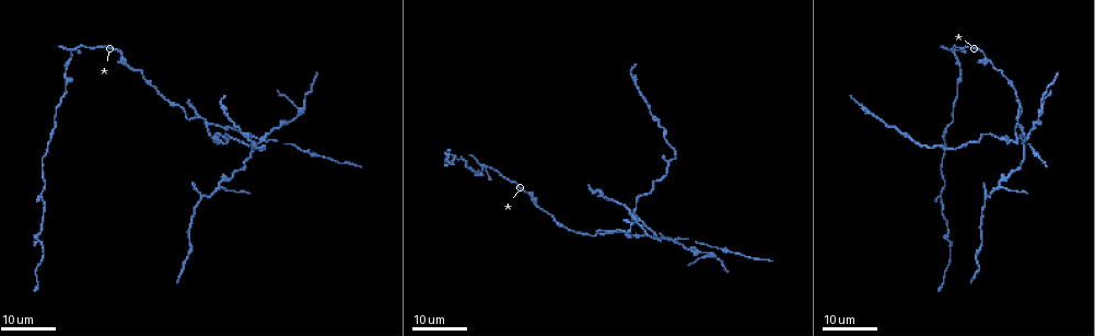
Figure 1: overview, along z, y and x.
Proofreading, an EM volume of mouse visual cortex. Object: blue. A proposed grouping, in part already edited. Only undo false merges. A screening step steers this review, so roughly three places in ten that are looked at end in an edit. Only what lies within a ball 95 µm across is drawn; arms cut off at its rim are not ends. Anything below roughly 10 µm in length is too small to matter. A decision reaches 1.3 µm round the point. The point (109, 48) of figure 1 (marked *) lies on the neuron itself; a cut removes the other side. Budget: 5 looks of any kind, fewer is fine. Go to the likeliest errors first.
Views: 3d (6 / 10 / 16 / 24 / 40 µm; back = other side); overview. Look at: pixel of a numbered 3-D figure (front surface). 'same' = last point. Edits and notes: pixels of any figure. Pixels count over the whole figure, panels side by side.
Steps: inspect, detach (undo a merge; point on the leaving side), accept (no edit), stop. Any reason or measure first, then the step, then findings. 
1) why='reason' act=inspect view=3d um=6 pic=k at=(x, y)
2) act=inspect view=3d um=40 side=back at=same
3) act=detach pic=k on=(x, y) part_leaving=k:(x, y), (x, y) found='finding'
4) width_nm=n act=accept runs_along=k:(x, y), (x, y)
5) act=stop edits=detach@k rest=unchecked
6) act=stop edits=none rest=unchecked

why='four arms meet' act=inspect view=3d um=24 pic=1 at=(673, 241)

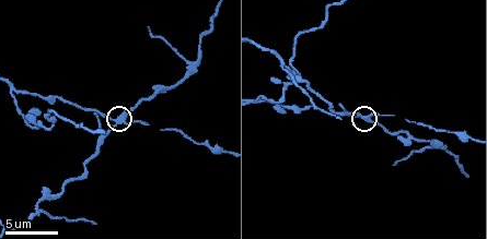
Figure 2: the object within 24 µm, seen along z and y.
act=inspect view=3d um=10 pic=2 at=(121, 122)

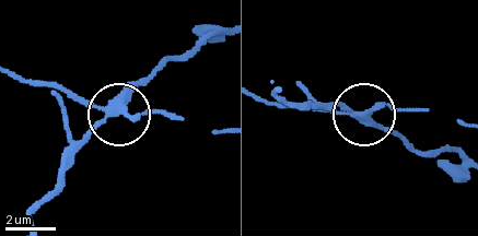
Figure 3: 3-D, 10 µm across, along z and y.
width_nm=270 act=detach pic=3 on=(86, 134) part_leaving=3:(356, 115), (333, 102), (295, 102), (275, 87) found='two neurons meet here'

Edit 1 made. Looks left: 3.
why='see it whole again' act=inspect view=overview

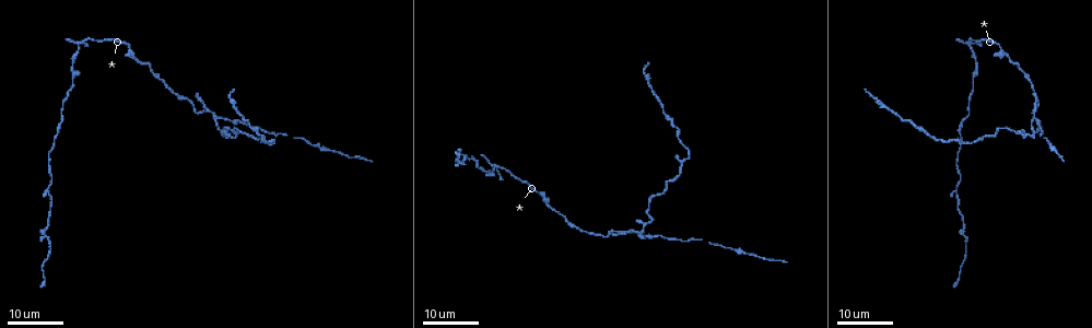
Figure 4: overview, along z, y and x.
why='four arms meet' act=inspect view=3d um=24 pic=4 at=(965, 234)

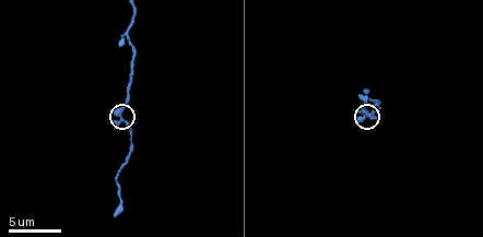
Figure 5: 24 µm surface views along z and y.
why='zoom in' act=inspect view=3d um=10 pic=5 at=(121, 120)

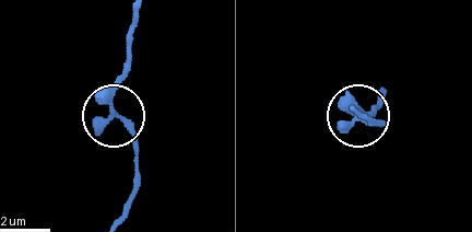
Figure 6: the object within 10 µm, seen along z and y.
arms=4 act=accept found='one neuron here'

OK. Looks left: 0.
act=stop edits=detach@3 rest=unchecked

